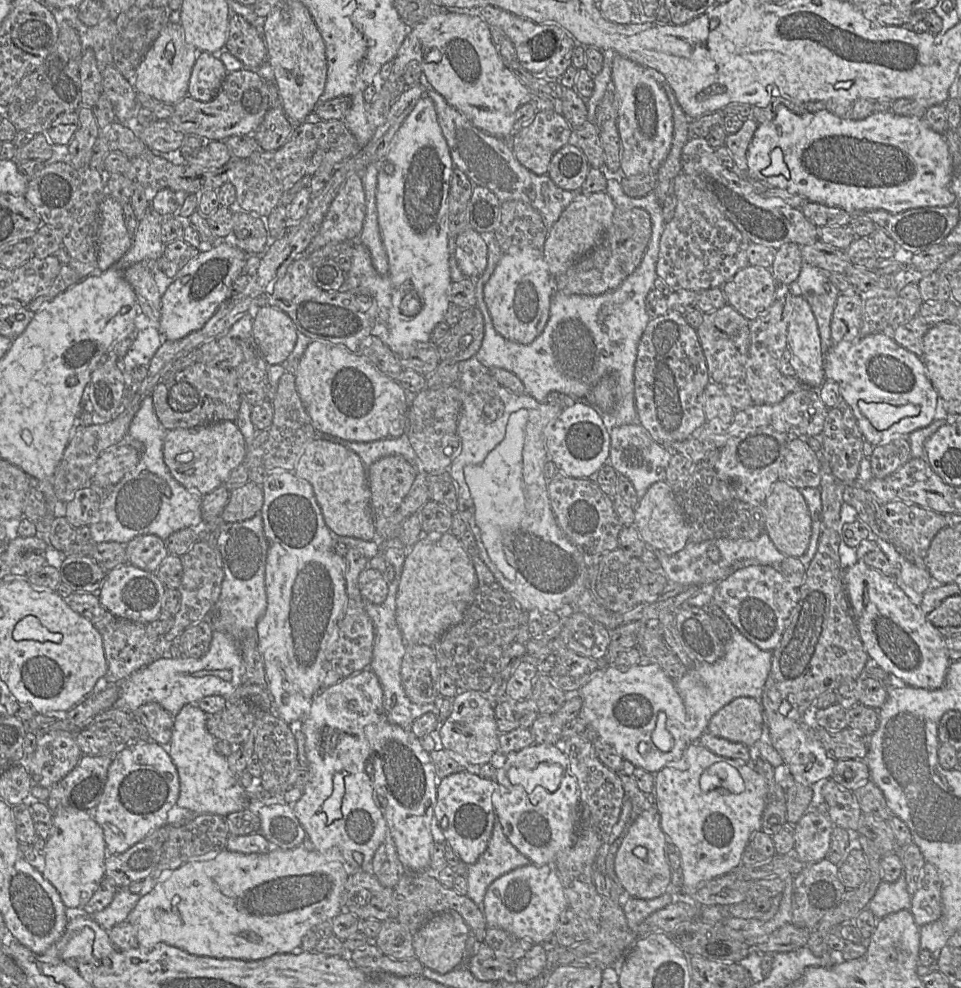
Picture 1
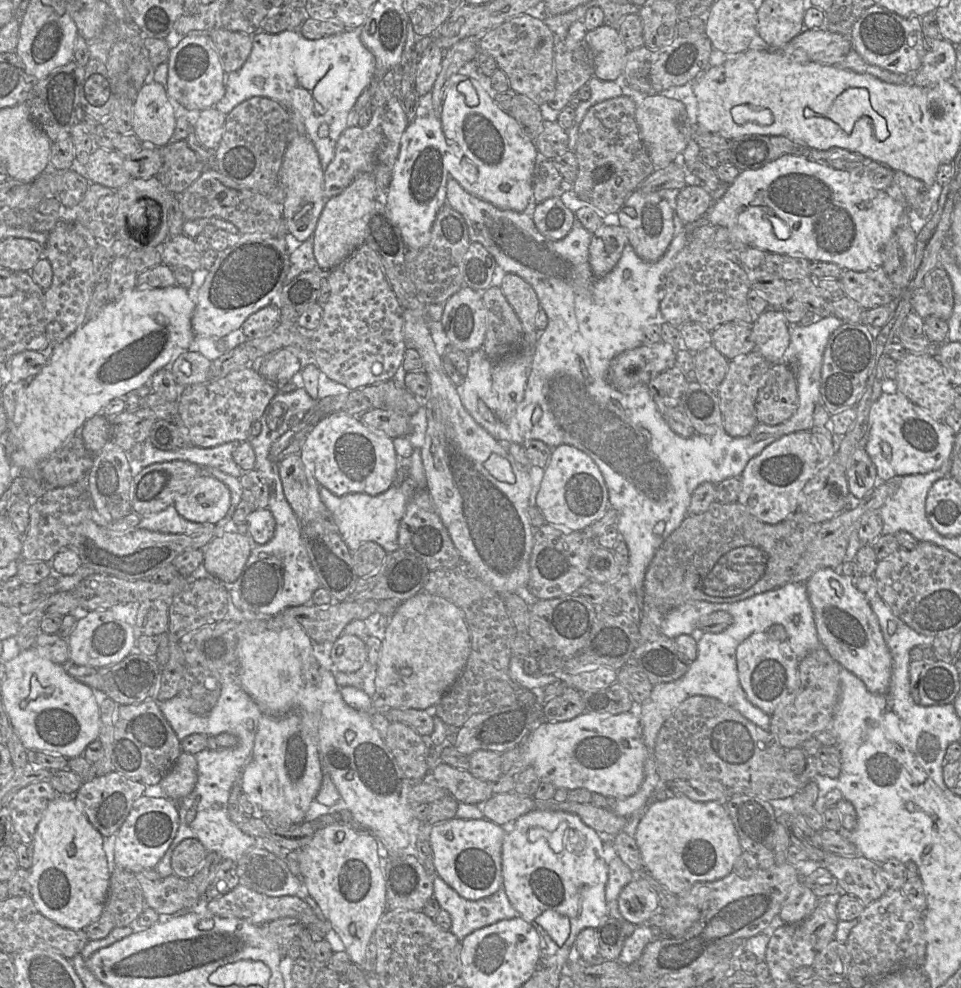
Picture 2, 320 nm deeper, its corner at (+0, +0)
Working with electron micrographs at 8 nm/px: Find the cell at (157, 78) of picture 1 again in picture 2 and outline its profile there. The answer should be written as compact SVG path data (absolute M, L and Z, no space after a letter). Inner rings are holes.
M155 81L145 83L134 103L132 133L144 145L162 148L170 143L176 122L166 87Z

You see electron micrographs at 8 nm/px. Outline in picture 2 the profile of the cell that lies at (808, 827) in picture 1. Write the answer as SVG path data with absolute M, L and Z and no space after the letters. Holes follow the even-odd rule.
M804 883L795 884L781 905L780 919L784 924L799 922L813 912L816 903L816 896Z

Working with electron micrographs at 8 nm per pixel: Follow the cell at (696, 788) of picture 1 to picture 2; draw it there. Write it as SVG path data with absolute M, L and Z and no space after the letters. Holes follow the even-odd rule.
M671 795L648 805L635 832L642 867L669 892L680 896L698 882L715 881L733 871L743 852L726 805Z

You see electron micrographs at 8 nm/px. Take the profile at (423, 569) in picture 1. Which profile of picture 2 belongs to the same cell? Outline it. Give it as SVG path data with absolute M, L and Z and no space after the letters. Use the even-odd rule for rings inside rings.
M420 592L400 603L387 626L381 644L374 711L434 708L464 669L471 638L463 611L452 602Z

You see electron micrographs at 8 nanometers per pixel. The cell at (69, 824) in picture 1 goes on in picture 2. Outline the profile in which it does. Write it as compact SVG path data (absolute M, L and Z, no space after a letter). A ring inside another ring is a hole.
M57 796L42 814L31 843L30 897L37 910L64 928L85 930L105 908L110 871L103 836L88 821L79 801Z

